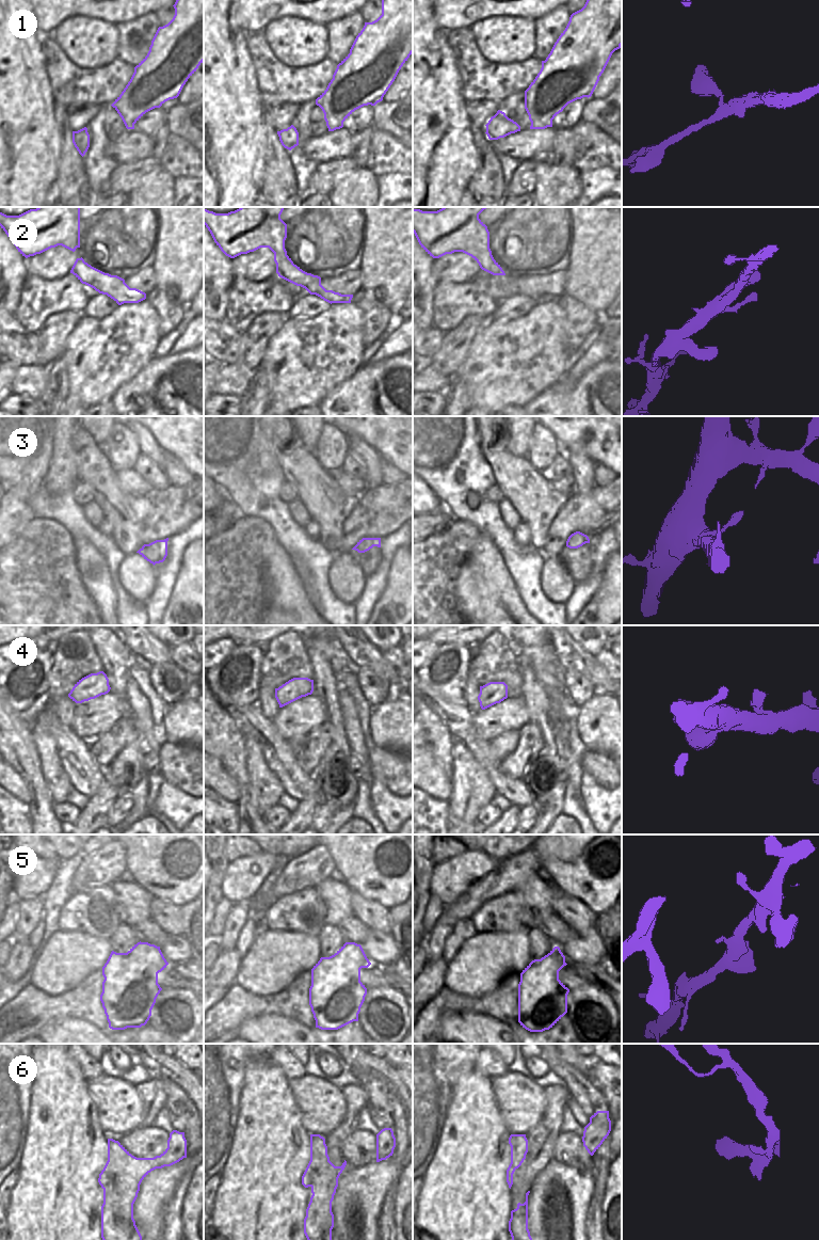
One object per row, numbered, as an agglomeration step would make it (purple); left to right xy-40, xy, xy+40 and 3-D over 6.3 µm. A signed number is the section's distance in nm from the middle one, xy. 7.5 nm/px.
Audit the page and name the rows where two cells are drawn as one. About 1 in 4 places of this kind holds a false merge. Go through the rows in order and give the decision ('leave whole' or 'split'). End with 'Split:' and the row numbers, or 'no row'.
1: leave whole
2: leave whole
3: leave whole
4: leave whole
5: leave whole
6: leave whole
Split: no row

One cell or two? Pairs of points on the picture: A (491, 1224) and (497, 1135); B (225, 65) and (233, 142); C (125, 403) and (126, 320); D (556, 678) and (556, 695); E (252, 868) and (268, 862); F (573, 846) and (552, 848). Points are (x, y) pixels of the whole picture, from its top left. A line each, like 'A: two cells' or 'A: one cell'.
A: one cell
B: one cell
C: two cells
D: two cells
E: one cell
F: one cell

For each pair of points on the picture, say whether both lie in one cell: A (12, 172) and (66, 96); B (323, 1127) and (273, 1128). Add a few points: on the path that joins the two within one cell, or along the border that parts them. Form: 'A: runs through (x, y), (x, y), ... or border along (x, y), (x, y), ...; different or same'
A: border along (47, 78), (53, 102); different
B: border along (295, 1103), (301, 1114), (301, 1125), (310, 1133); different

